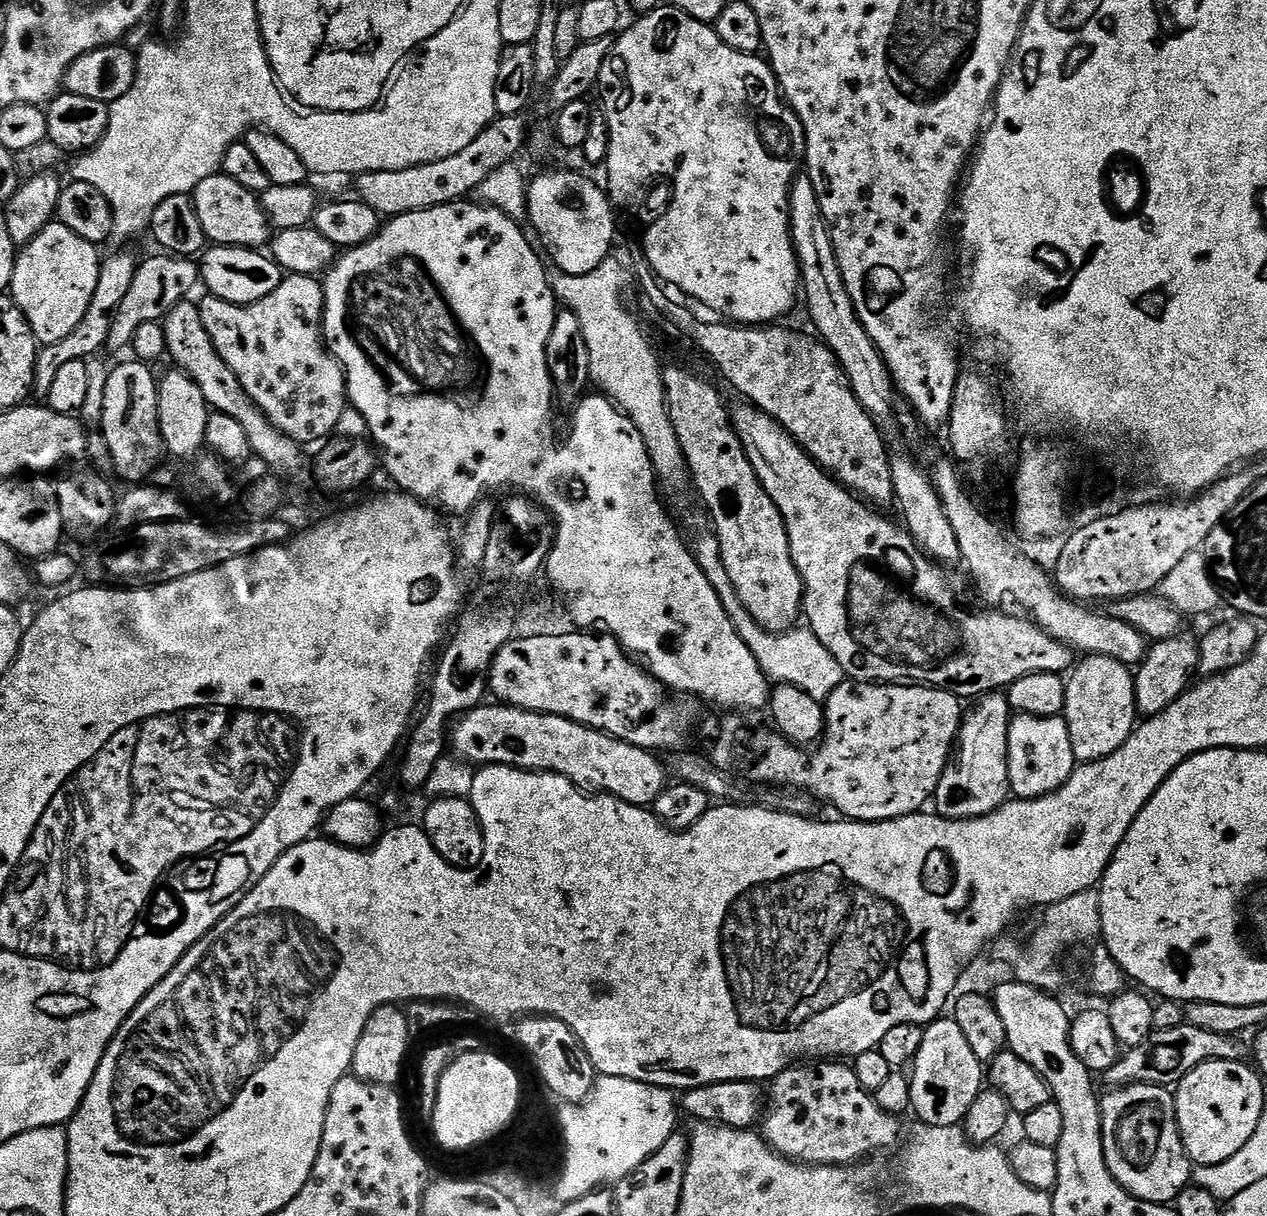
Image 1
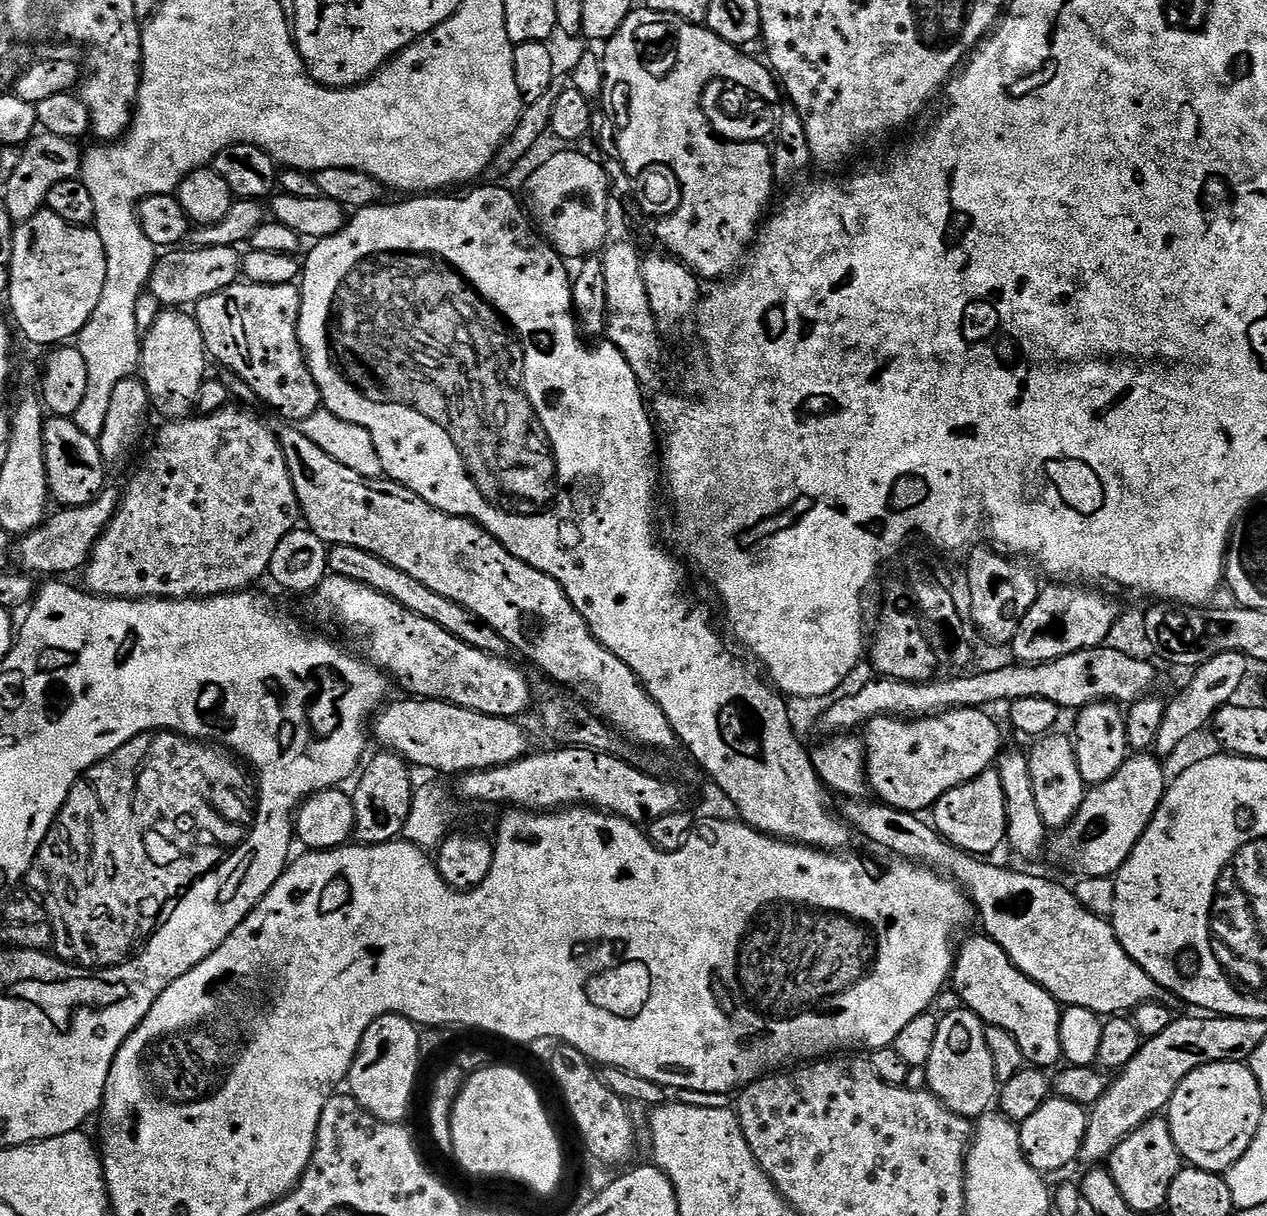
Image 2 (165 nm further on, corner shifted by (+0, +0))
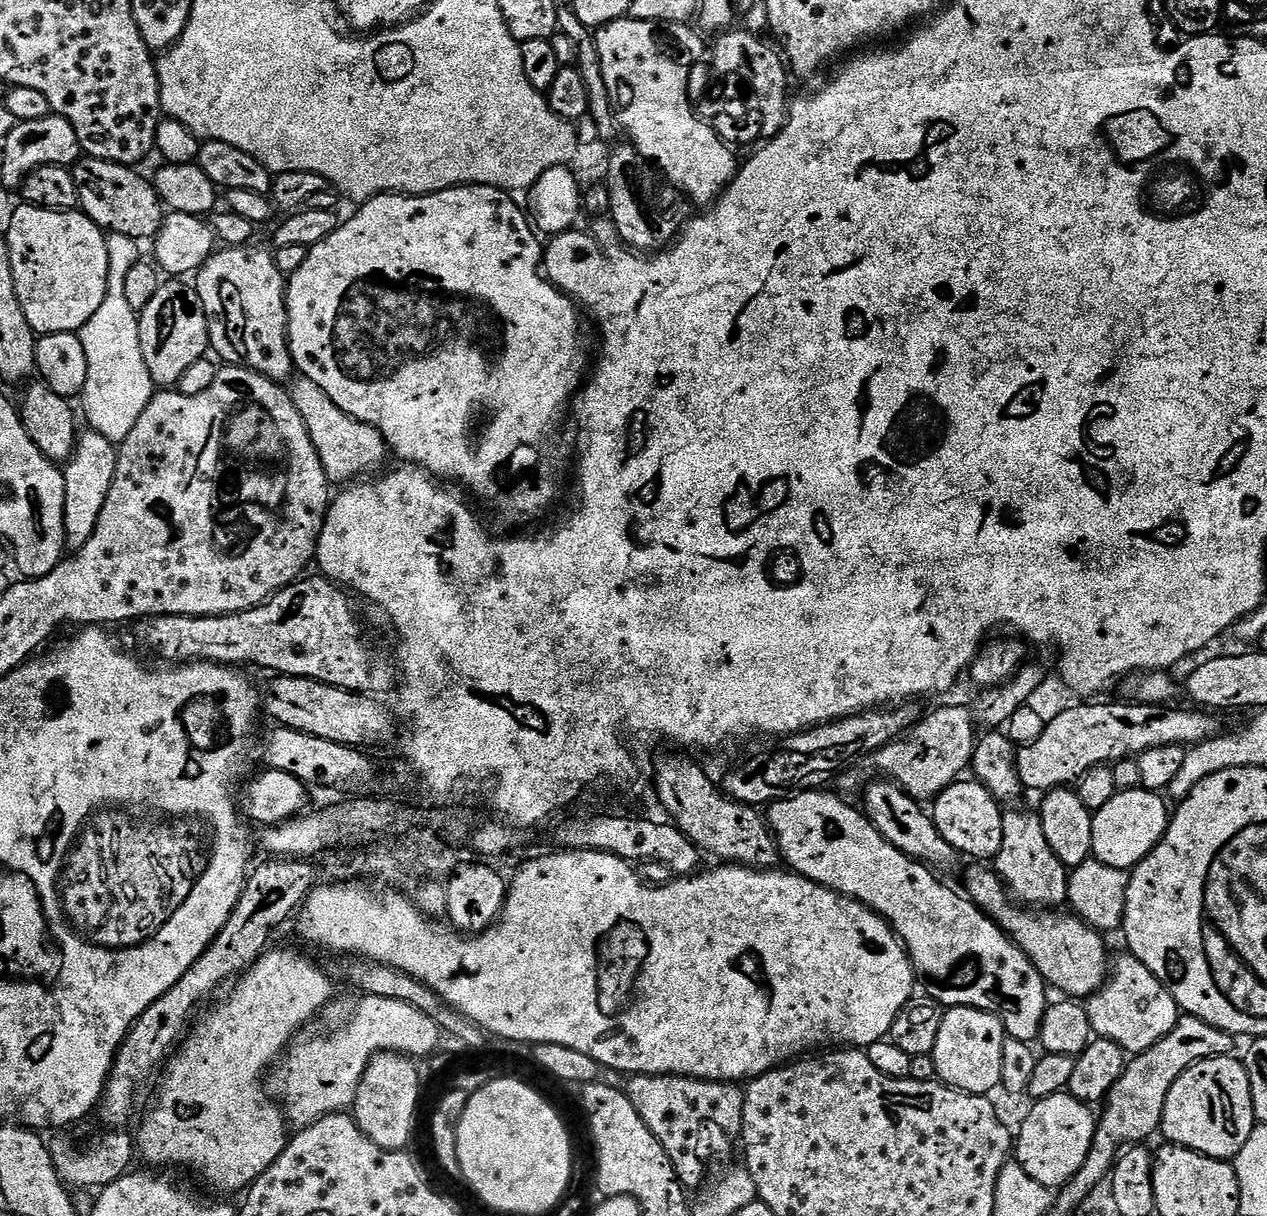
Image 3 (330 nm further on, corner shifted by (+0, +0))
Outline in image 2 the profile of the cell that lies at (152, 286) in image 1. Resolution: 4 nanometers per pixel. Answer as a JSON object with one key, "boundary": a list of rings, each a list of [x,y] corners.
{"boundary":[[[235,247],[175,248],[165,251],[156,261],[151,272],[148,290],[166,308],[195,305],[203,297],[229,288],[239,281],[242,274],[242,254]]]}

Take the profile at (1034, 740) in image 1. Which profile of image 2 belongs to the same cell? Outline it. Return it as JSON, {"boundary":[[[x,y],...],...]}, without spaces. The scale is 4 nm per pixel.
{"boundary":[[[1049,734],[1035,741],[1032,752],[1027,753],[1030,766],[1030,778],[1034,781],[1034,799],[1038,801],[1038,810],[1042,814],[1045,829],[1059,830],[1074,818],[1078,806],[1082,806],[1086,785],[1082,770],[1078,770],[1076,745],[1064,736]]]}

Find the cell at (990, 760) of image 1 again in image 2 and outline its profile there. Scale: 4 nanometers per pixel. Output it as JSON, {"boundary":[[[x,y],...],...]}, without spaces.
{"boundary":[[[989,770],[962,786],[950,789],[931,809],[930,820],[936,831],[955,848],[981,858],[991,857],[991,852],[999,844],[1003,845],[1008,835],[1002,778],[994,770]]]}

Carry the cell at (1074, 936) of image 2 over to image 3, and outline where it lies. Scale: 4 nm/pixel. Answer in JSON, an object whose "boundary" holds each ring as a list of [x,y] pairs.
{"boundary":[[[972,867],[976,868],[970,869],[964,876],[963,891],[972,903],[995,920],[1017,948],[1025,952],[1042,979],[1064,992],[1060,994],[1068,998],[1087,998],[1104,987],[1110,976],[1110,956],[1108,960],[1108,948],[1104,945],[1105,937],[1101,933],[1067,911],[1041,910],[1036,906],[1021,906],[1013,902],[1004,881],[991,867]]]}

